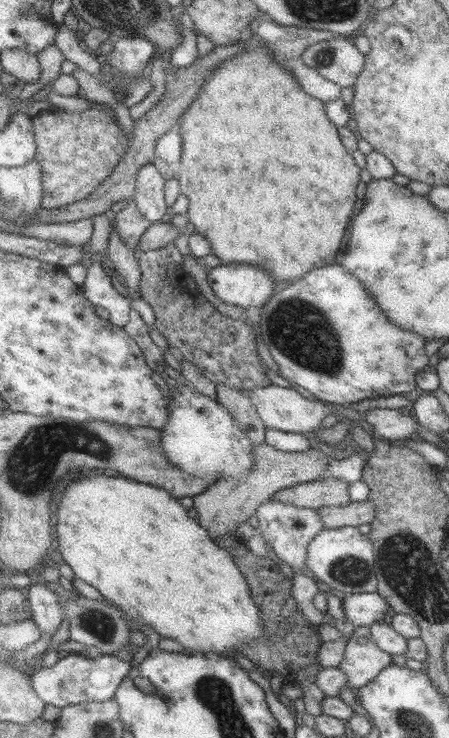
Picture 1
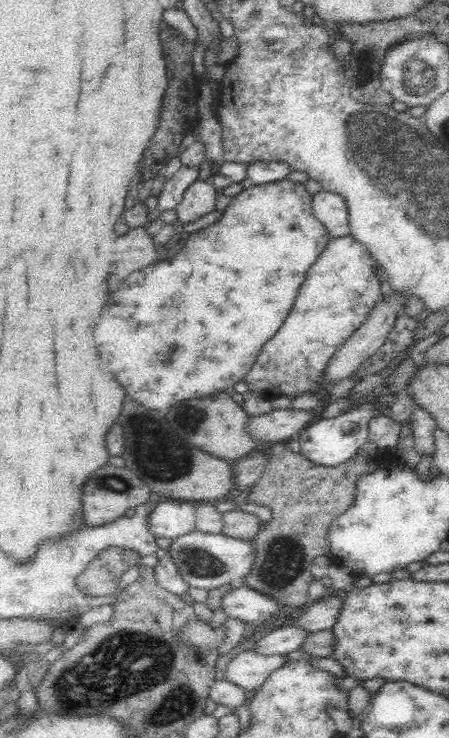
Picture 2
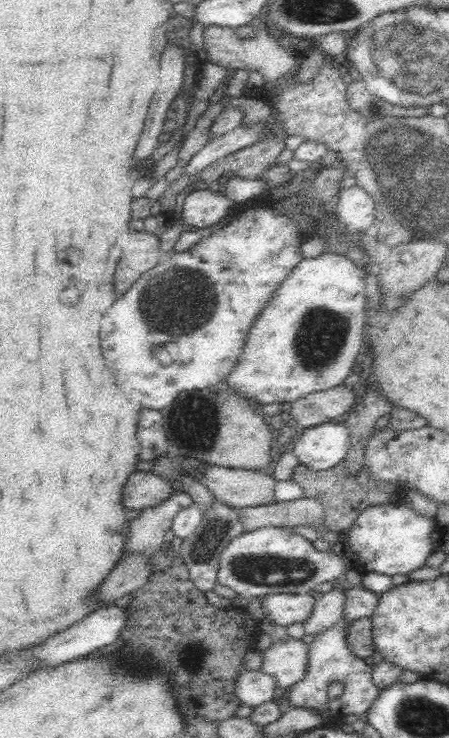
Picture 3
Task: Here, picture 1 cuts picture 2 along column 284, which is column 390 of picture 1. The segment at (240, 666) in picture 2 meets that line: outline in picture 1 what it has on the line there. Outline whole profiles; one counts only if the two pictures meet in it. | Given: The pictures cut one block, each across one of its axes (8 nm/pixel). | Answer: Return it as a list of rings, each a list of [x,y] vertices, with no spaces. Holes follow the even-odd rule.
[[[362,626],[355,629],[347,642],[344,660],[337,668],[347,676],[350,688],[359,689],[394,662],[392,656],[376,646],[370,628]]]

